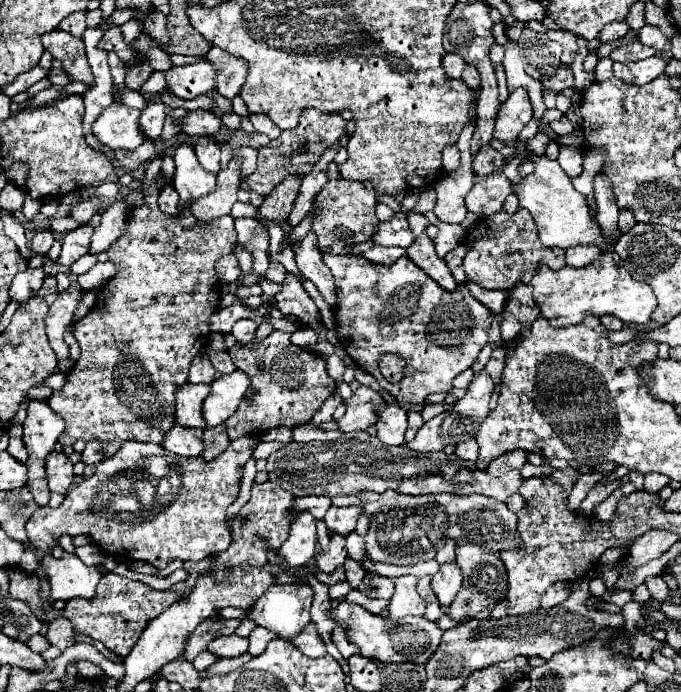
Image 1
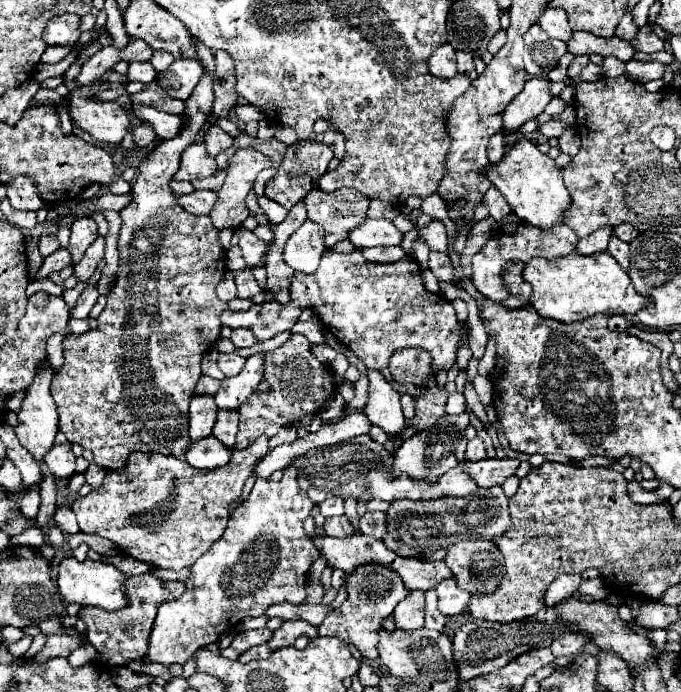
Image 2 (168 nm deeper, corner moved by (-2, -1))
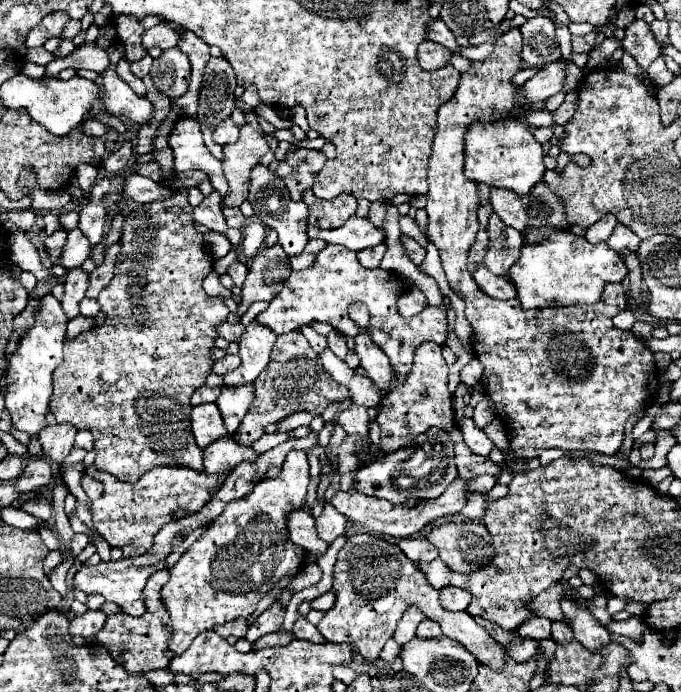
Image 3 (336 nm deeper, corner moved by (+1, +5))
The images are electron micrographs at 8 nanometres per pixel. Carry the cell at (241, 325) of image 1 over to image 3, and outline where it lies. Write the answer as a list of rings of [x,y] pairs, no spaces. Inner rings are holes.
[[[225,321],[225,323],[221,323],[217,327],[217,335],[223,337],[223,339],[227,339],[227,341],[239,341],[241,335],[243,335],[243,331],[245,331],[245,327],[241,323],[227,323]]]

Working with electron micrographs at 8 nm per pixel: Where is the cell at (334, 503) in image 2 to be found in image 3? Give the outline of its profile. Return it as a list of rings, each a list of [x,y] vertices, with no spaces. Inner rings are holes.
[[[455,479],[441,497],[437,499],[429,499],[429,501],[421,501],[417,507],[405,507],[405,505],[393,505],[387,499],[377,499],[377,497],[369,497],[363,493],[343,493],[337,491],[331,497],[331,505],[343,513],[347,519],[353,519],[355,523],[363,525],[367,531],[371,531],[373,535],[391,535],[391,537],[411,537],[413,533],[421,531],[427,523],[433,523],[435,519],[443,517],[443,515],[453,515],[457,511],[461,511],[461,507],[465,505],[465,493],[467,493],[467,485],[463,479]]]

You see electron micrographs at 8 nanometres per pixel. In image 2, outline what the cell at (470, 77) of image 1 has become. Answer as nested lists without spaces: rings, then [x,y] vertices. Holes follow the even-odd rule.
[[[456,51],[456,61],[458,61],[458,73],[470,73],[470,71],[474,71],[474,63],[472,63],[470,53]]]

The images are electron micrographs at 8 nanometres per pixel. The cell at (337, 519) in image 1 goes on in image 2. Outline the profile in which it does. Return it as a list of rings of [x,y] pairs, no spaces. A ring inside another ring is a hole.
[[[342,515],[342,517],[330,517],[326,519],[324,523],[324,535],[328,537],[338,537],[338,539],[344,539],[344,537],[350,537],[352,535],[352,525],[350,521]]]

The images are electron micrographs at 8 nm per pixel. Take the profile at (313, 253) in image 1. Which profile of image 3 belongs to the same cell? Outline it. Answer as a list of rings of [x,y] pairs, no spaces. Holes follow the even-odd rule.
[[[263,165],[253,167],[249,203],[253,205],[253,211],[255,211],[255,215],[259,215],[261,223],[267,227],[273,227],[277,231],[279,243],[285,249],[285,253],[289,257],[301,255],[301,251],[305,249],[305,245],[309,241],[309,237],[307,237],[307,211],[309,209],[303,201],[293,201],[287,195],[287,187],[283,187],[283,181]]]

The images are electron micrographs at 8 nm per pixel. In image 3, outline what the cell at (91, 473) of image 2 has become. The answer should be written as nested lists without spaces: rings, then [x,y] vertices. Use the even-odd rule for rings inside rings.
[[[89,473],[81,475],[81,487],[83,487],[83,491],[87,493],[89,499],[97,499],[99,493],[103,493],[103,483],[99,479],[91,477]]]

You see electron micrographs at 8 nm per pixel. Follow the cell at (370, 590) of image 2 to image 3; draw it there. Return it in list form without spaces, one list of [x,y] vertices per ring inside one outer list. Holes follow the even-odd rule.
[[[349,535],[349,541],[337,555],[333,591],[337,597],[335,605],[327,611],[317,629],[327,641],[357,645],[359,653],[367,661],[375,661],[379,657],[385,641],[393,635],[403,611],[415,603],[429,619],[441,625],[443,635],[463,643],[479,659],[479,663],[489,665],[495,671],[503,669],[503,647],[495,643],[485,627],[477,625],[467,611],[445,611],[439,603],[439,591],[431,587],[427,579],[423,579],[423,573],[415,567],[415,561],[407,559],[397,545],[381,539],[379,535]]]

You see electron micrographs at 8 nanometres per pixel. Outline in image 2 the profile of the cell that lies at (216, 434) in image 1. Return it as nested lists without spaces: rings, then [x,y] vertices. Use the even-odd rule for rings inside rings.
[[[226,409],[218,411],[218,421],[216,427],[212,431],[212,435],[216,439],[220,439],[228,449],[234,447],[234,439],[236,439],[236,431],[238,431],[238,411],[230,413]]]

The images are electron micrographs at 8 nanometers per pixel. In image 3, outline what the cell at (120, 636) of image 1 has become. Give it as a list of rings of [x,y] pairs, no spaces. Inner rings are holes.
[[[159,569],[155,571],[145,589],[143,589],[143,601],[145,601],[145,613],[141,617],[129,617],[127,613],[115,613],[107,615],[107,621],[103,629],[97,633],[97,643],[107,647],[111,657],[121,663],[129,673],[143,673],[149,669],[165,669],[171,661],[171,653],[167,651],[167,639],[171,637],[171,627],[167,619],[167,611],[161,601],[161,587],[169,581],[171,573],[169,569]]]

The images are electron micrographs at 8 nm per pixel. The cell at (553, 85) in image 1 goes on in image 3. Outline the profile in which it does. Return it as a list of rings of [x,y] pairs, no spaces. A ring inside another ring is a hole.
[[[589,33],[585,37],[573,37],[573,53],[589,53],[595,47],[597,33]]]

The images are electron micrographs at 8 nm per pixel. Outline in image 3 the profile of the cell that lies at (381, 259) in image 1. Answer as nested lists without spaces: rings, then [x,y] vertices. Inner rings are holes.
[[[381,243],[379,247],[367,247],[367,249],[359,251],[359,253],[357,253],[357,259],[359,259],[359,263],[361,263],[363,267],[375,269],[375,267],[379,267],[385,251],[387,251],[387,247]]]

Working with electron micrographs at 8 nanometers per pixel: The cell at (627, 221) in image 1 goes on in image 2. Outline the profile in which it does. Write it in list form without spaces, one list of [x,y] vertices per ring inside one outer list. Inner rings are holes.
[[[622,223],[622,225],[618,225],[618,227],[614,227],[614,235],[618,237],[618,239],[622,239],[622,241],[626,241],[626,243],[630,243],[636,235],[638,235],[638,231],[630,225],[630,223]]]

